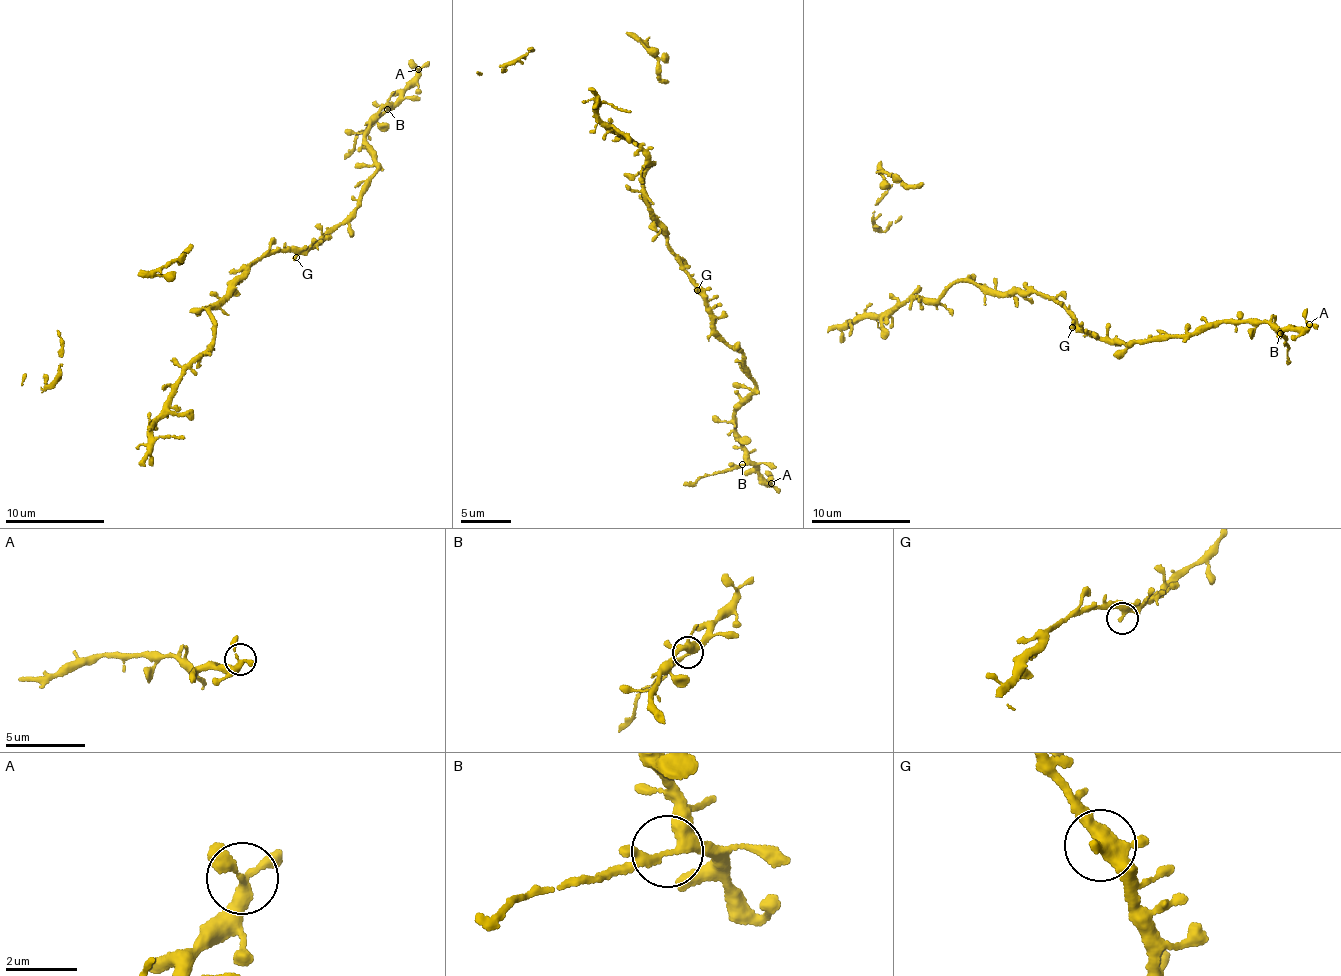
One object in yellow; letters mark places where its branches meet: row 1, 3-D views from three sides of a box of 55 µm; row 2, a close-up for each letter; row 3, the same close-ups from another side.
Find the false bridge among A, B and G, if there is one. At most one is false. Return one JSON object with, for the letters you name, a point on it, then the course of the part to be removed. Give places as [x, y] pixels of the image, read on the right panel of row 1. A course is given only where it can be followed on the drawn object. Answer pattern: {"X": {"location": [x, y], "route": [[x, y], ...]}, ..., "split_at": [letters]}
{"B": {"location": [1280, 333], "route": [[1281, 333], [1289, 347], [1288, 365]]}, "split_at": ["B"]}

